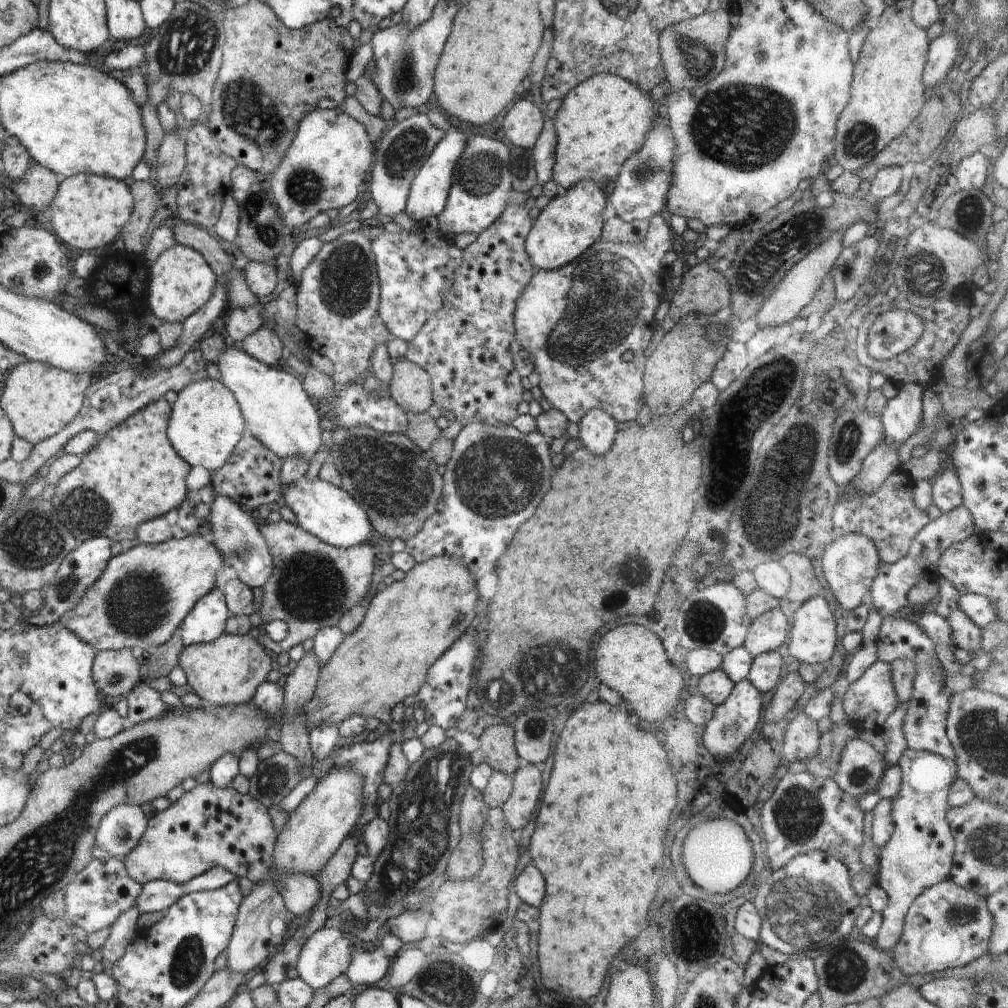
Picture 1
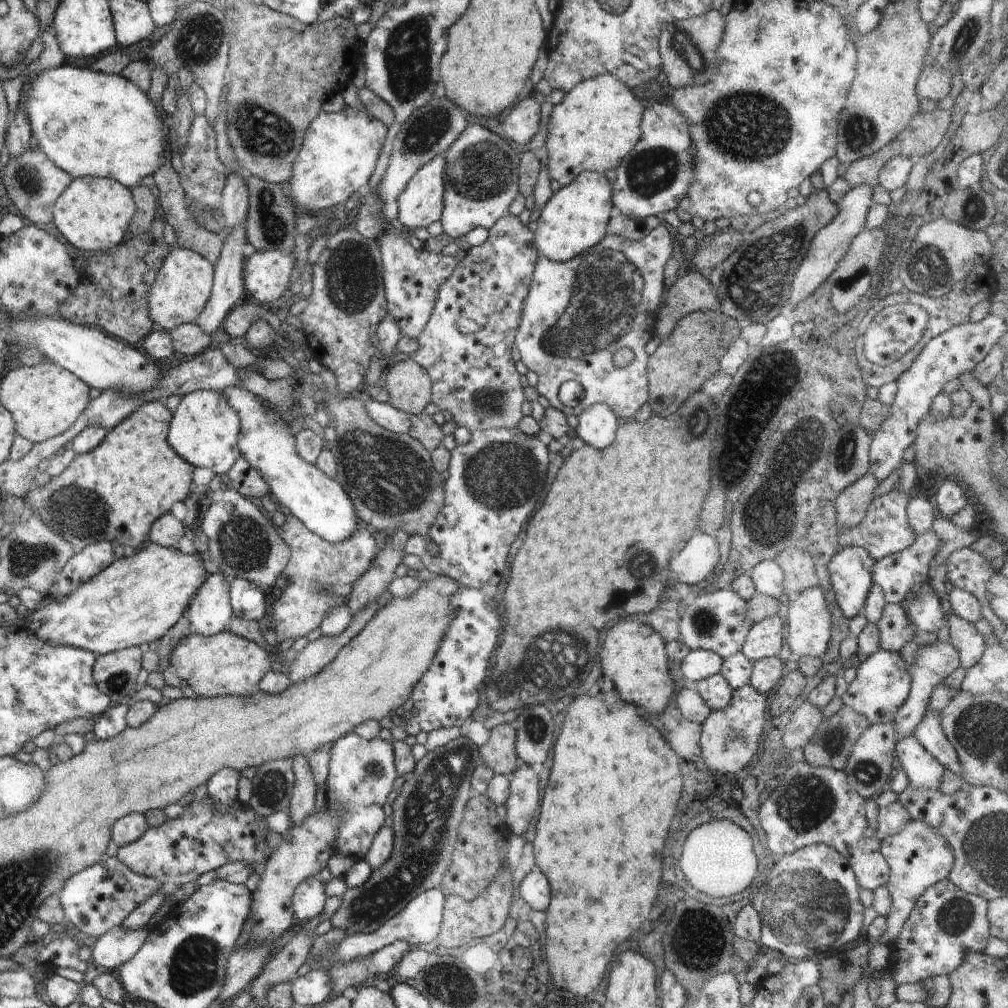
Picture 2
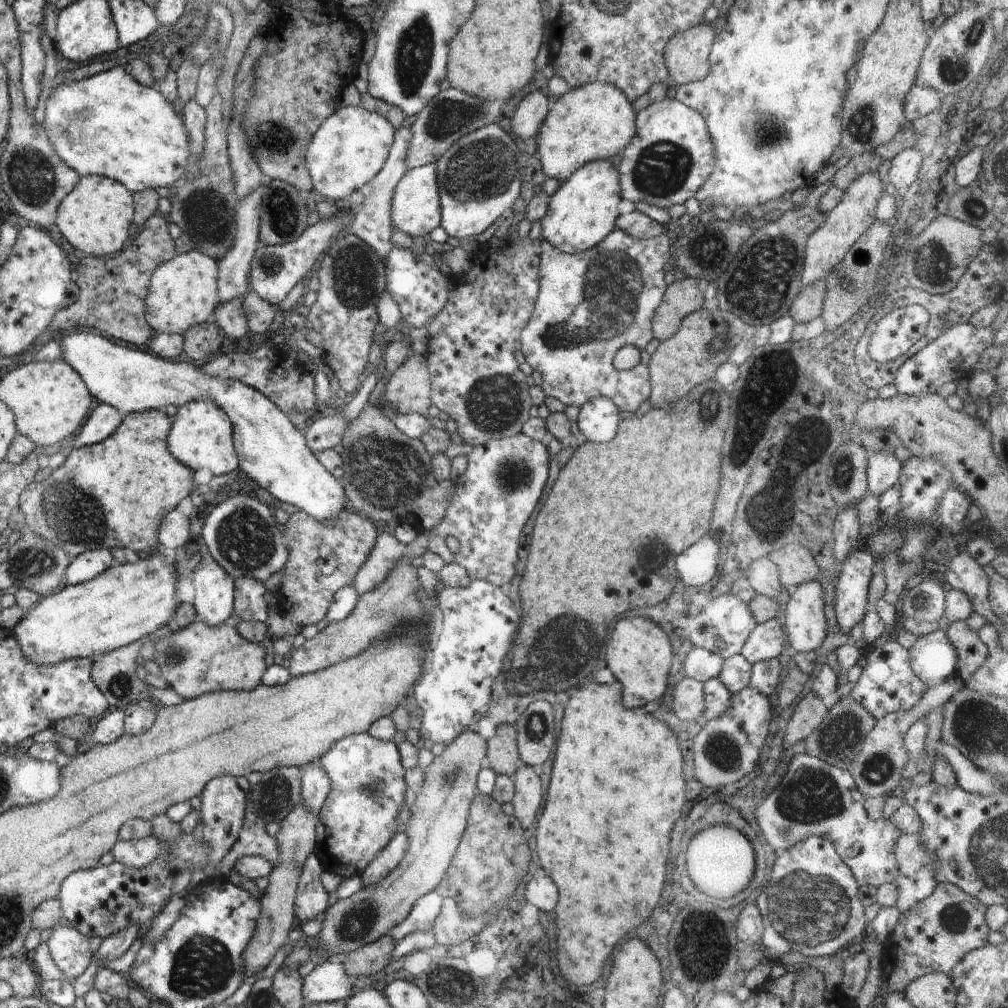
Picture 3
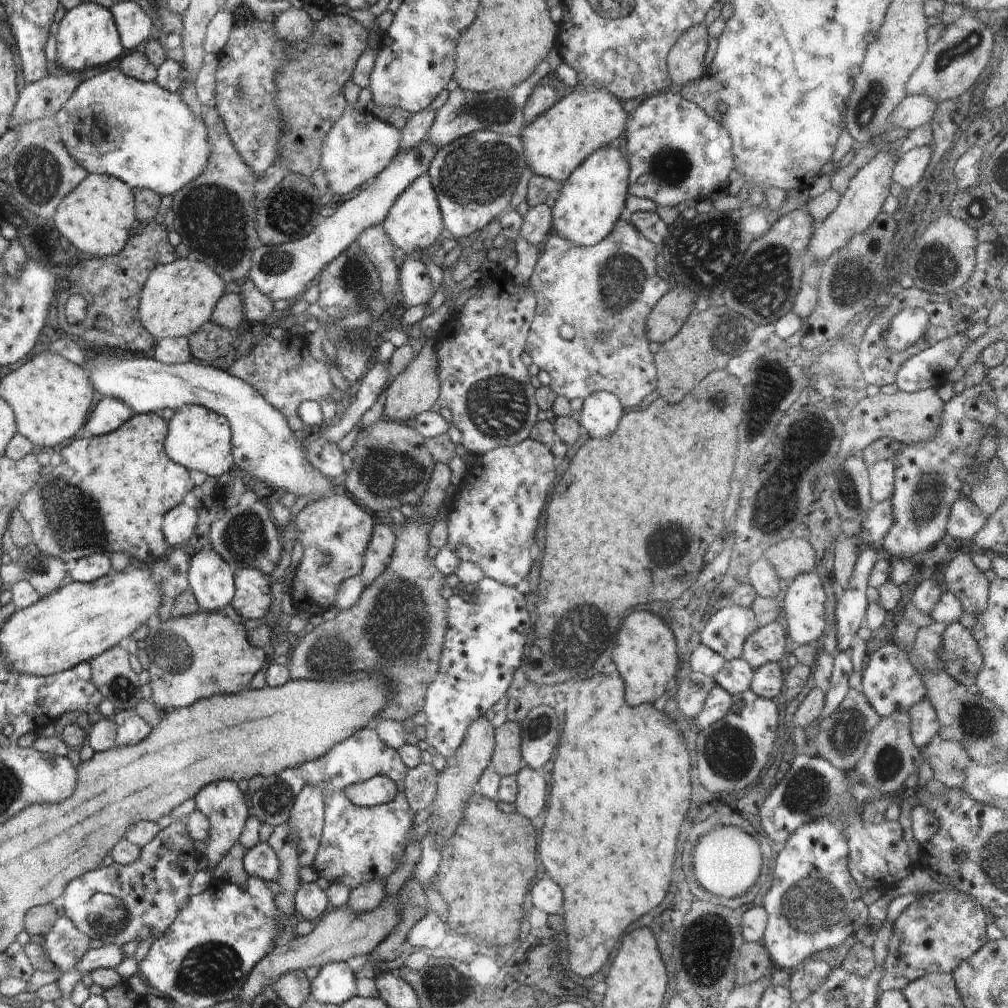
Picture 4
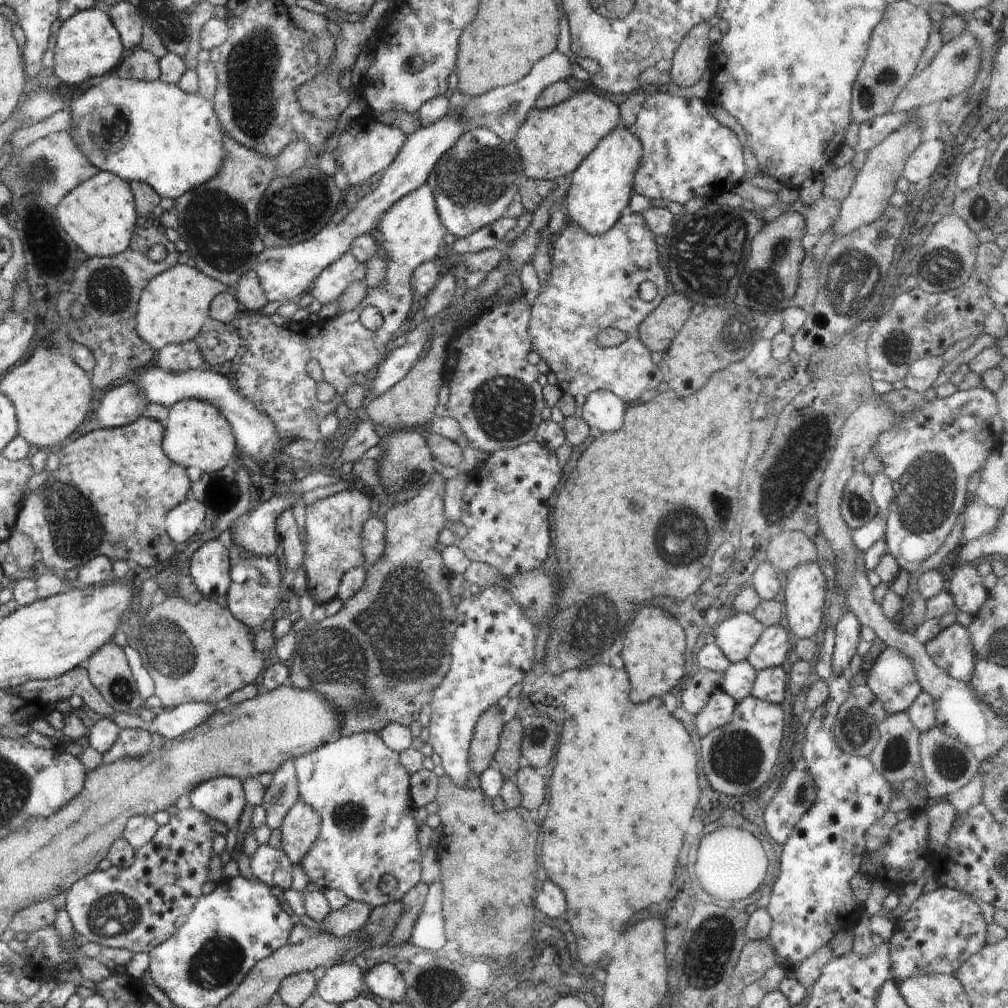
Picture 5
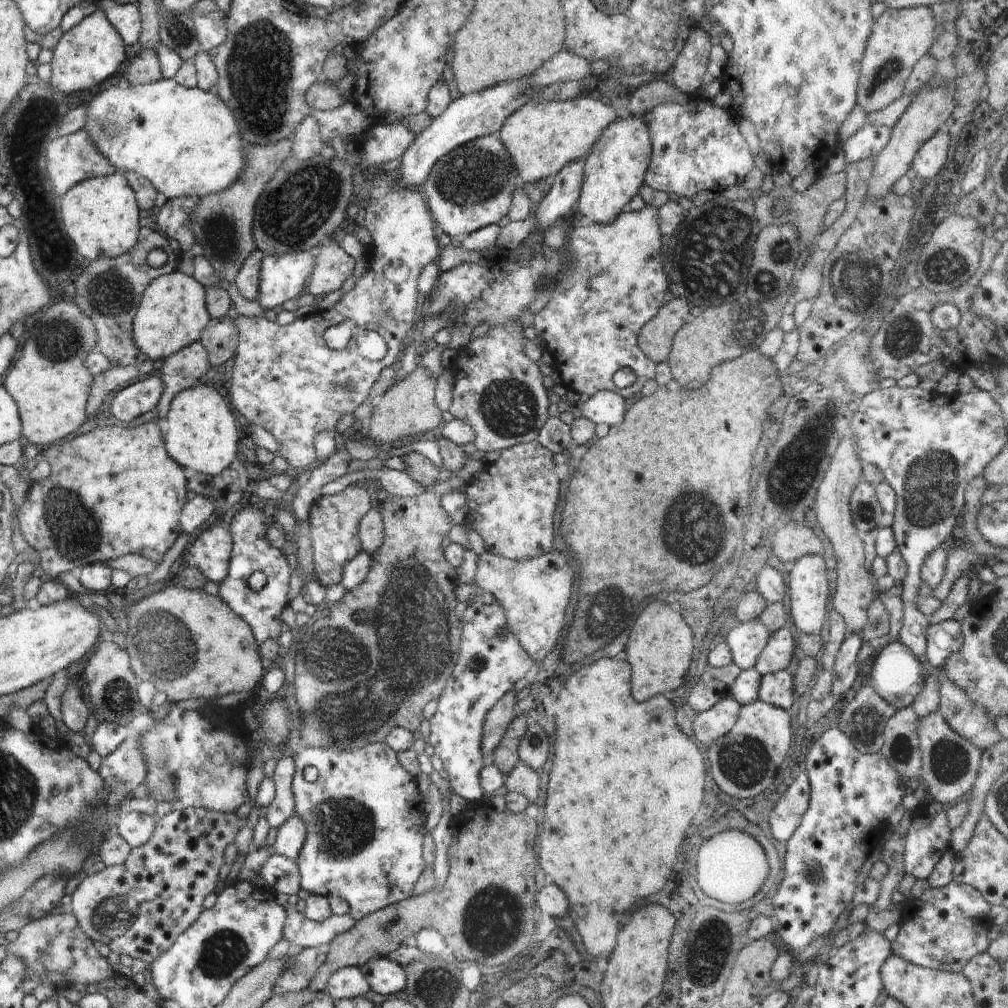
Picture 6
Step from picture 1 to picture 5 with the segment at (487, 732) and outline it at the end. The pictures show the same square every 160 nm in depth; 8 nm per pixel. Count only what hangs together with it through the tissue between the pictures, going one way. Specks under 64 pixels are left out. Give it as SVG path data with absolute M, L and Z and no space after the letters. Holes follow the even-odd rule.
M516 716L509 722L505 722L499 738L499 747L493 756L493 765L506 781L513 779L520 768L518 760L520 760L523 741L521 721L521 717Z

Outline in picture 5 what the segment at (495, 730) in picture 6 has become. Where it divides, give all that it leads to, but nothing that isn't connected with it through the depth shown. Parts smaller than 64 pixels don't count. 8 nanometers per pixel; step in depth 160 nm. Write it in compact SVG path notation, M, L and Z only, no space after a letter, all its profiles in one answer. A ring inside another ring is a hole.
M497 704L489 706L477 720L471 740L471 769L479 774L493 765L493 756L499 747L499 738L505 722Z

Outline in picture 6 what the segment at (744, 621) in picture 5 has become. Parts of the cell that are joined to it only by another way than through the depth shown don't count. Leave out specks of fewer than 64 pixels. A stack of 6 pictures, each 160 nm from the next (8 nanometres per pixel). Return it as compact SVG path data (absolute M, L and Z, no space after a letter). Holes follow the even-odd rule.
M751 620L733 627L725 635L733 662L743 671L755 666L771 634L759 620Z

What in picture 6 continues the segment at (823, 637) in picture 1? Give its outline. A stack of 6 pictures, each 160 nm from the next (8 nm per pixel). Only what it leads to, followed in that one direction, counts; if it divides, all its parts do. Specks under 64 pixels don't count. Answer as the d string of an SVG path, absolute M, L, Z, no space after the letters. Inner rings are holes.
M806 555L795 560L794 567L788 576L788 580L790 580L788 582L788 590L790 590L788 614L793 618L794 626L806 634L819 633L820 628L824 626L824 620L828 618L830 591L828 591L826 571L823 557Z

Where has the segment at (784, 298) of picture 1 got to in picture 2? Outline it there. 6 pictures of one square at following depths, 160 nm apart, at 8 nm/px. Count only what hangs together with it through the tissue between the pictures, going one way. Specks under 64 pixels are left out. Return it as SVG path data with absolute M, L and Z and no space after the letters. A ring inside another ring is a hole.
M856 185L844 194L842 202L839 205L839 212L833 220L816 233L809 246L808 253L800 262L794 280L792 280L792 296L790 296L790 304L796 304L800 300L804 300L806 296L810 297L818 287L827 281L827 279L836 271L838 264L843 260L844 255L848 251L852 240L863 232L866 216L870 206L873 205L872 200L873 188L868 185Z

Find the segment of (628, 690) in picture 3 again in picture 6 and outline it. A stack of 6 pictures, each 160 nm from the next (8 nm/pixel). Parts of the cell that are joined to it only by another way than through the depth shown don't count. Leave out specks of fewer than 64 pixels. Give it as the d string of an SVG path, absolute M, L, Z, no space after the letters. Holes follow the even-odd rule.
M653 598L646 604L633 624L625 646L631 666L631 695L636 702L644 702L682 686L690 668L694 646L692 636L692 629L682 615L672 610L666 601Z

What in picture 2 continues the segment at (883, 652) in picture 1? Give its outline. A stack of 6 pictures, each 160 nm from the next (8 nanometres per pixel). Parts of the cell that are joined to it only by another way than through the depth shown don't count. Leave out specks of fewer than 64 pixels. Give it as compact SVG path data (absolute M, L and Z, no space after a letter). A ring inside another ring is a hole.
M887 604L876 626L880 636L880 649L896 653L900 653L908 642L913 641L917 630L903 605L896 604ZM926 710L922 722L912 730L912 736L920 742L931 756L934 756L944 768L953 774L962 775L962 768L958 756L950 742L946 739L940 725L940 713Z

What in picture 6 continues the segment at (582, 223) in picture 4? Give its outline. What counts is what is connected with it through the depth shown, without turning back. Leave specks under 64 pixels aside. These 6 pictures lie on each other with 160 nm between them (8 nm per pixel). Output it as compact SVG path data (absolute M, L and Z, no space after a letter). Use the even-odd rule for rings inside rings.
M629 115L628 117L614 119L601 132L598 140L586 156L585 167L583 168L583 185L575 209L599 223L612 222L622 212L622 208L638 195L638 191L645 184L644 175L648 170L652 149L649 128L642 117Z

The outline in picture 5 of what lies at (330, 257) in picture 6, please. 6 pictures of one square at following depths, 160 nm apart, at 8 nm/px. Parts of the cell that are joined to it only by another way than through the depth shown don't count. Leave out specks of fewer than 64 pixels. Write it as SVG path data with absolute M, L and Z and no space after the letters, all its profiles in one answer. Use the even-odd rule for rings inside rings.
M345 252L336 262L330 263L313 280L311 294L320 304L338 301L340 295L352 282L363 280L367 268L350 252Z

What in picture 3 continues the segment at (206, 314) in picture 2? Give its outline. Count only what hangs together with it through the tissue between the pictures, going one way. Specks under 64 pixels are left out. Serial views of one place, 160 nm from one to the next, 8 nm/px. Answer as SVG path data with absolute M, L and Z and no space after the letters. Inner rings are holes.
M254 190L244 196L236 208L236 233L232 248L217 261L218 266L218 302L230 302L234 298L244 297L249 288L249 273L256 250L259 248L260 206L262 206L262 190Z

